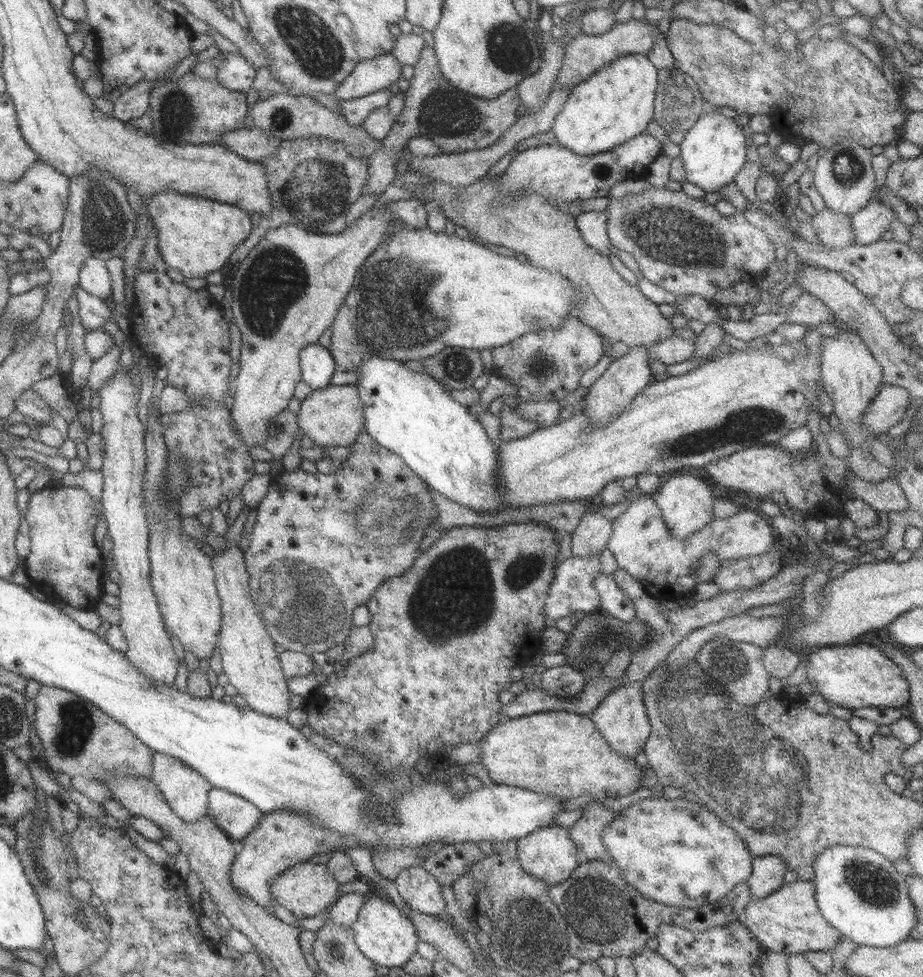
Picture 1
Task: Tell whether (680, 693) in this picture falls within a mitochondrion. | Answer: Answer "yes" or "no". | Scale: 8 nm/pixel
yes

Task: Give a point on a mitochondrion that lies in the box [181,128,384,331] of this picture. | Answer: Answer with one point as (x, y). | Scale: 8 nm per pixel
(318, 193)

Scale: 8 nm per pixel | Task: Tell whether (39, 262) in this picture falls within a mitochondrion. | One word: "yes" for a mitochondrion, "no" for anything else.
no

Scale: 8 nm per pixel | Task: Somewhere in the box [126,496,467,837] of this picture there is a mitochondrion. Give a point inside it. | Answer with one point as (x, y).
(316, 617)

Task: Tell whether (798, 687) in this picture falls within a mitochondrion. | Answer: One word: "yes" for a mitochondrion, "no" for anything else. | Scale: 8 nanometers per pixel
no

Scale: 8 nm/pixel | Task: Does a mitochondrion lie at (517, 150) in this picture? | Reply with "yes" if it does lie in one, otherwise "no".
no

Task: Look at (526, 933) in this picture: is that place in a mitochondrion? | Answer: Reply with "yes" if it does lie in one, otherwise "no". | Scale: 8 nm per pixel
yes

